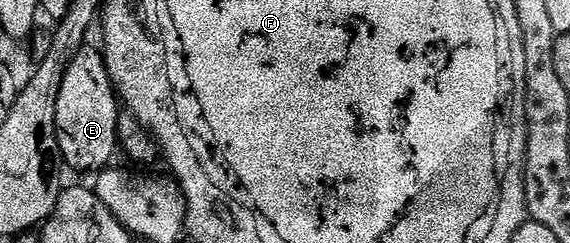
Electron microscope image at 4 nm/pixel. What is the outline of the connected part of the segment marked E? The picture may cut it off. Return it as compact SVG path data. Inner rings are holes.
M87 45L76 53L64 82L60 85L60 97L56 99L56 125L58 126L58 144L62 150L62 162L67 168L75 167L78 171L98 173L115 162L114 154L119 154L118 116L120 114L120 96L114 89L114 83L106 68L106 56L93 45Z

